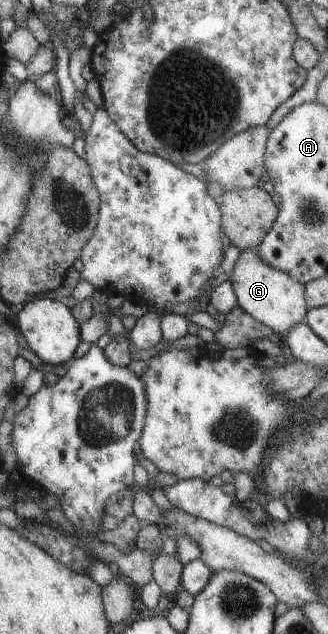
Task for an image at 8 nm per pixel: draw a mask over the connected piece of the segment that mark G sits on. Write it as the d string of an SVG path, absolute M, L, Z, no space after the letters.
M255 249L239 251L234 263L231 263L228 281L231 283L237 304L257 322L268 326L273 333L283 337L291 325L304 320L308 311L305 304L304 285L286 272L270 267L255 252Z

